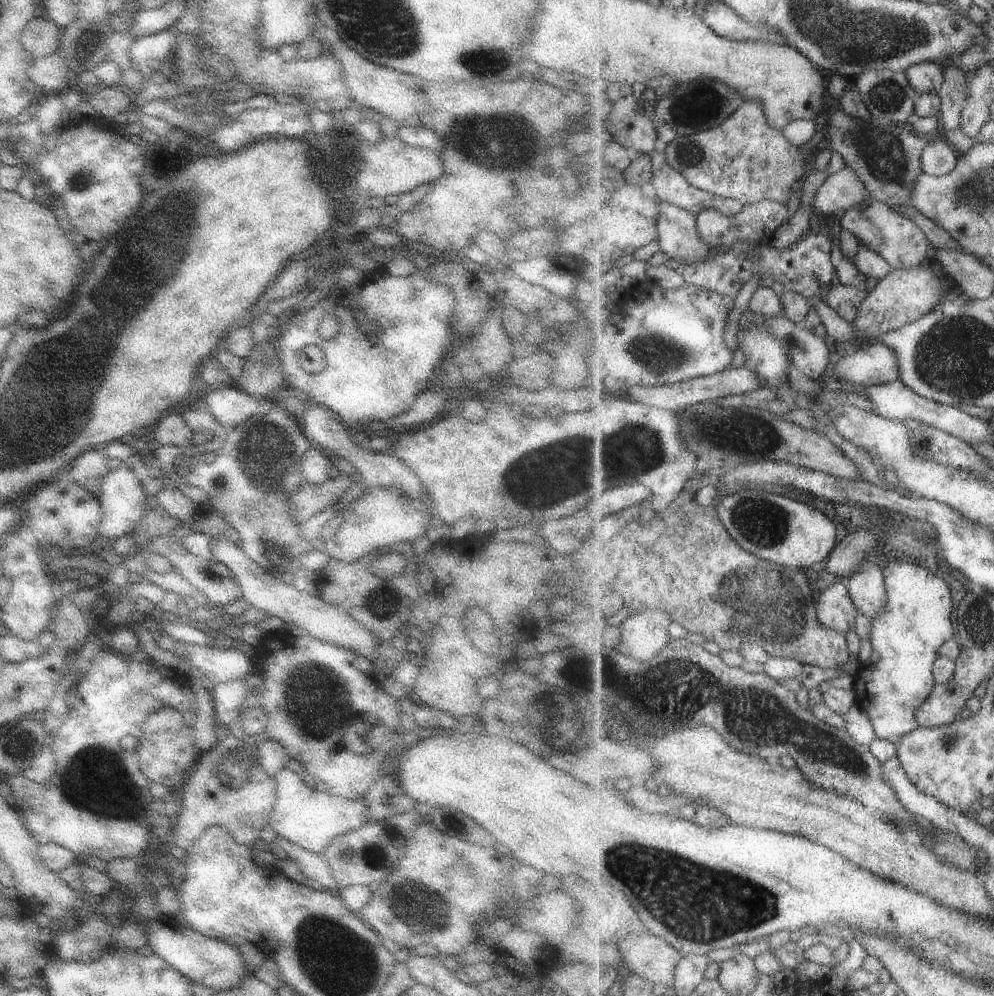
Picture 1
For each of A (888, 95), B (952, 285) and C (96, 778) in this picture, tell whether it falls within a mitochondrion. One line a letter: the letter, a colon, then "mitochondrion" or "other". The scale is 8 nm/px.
A: mitochondrion
B: other
C: mitochondrion

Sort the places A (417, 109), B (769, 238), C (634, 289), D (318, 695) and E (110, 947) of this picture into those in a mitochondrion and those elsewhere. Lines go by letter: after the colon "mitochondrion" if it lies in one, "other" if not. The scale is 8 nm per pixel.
A: other
B: other
C: other
D: mitochondrion
E: other

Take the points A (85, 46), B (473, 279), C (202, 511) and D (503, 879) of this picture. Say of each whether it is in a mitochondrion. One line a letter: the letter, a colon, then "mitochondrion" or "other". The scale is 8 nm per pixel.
A: other
B: other
C: other
D: other

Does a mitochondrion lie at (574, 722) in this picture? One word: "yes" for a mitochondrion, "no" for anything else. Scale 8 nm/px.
yes

